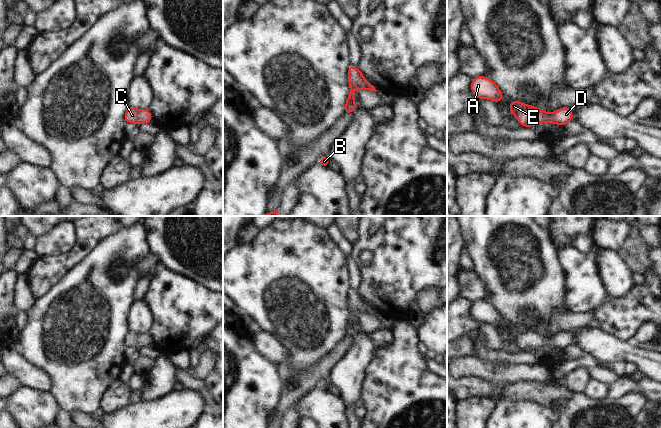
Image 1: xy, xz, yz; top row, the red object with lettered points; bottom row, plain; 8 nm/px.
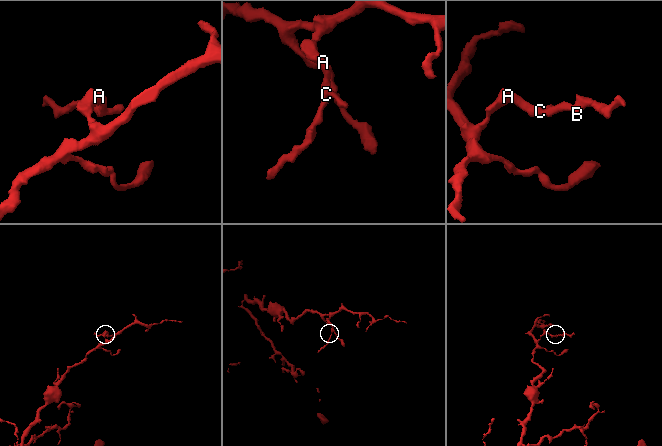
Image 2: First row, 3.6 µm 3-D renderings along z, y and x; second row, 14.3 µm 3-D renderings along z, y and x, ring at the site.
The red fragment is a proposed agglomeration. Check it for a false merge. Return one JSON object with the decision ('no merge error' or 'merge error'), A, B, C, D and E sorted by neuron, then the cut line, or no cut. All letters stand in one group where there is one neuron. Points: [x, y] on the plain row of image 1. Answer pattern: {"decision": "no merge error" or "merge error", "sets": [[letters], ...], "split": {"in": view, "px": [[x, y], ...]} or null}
{"decision": "no merge error", "sets": [["A", "B", "C", "D", "E"]], "split": null}

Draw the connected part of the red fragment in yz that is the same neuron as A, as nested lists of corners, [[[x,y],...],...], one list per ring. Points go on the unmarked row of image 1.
[[[486,300],[472,302],[471,316],[479,323],[490,323],[495,327],[503,324],[503,317],[496,307]]]

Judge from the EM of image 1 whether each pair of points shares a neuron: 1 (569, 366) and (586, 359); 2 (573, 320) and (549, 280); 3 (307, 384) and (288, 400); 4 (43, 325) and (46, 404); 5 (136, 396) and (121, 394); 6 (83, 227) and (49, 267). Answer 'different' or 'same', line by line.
1: same
2: different
3: same
4: different
5: different
6: same

